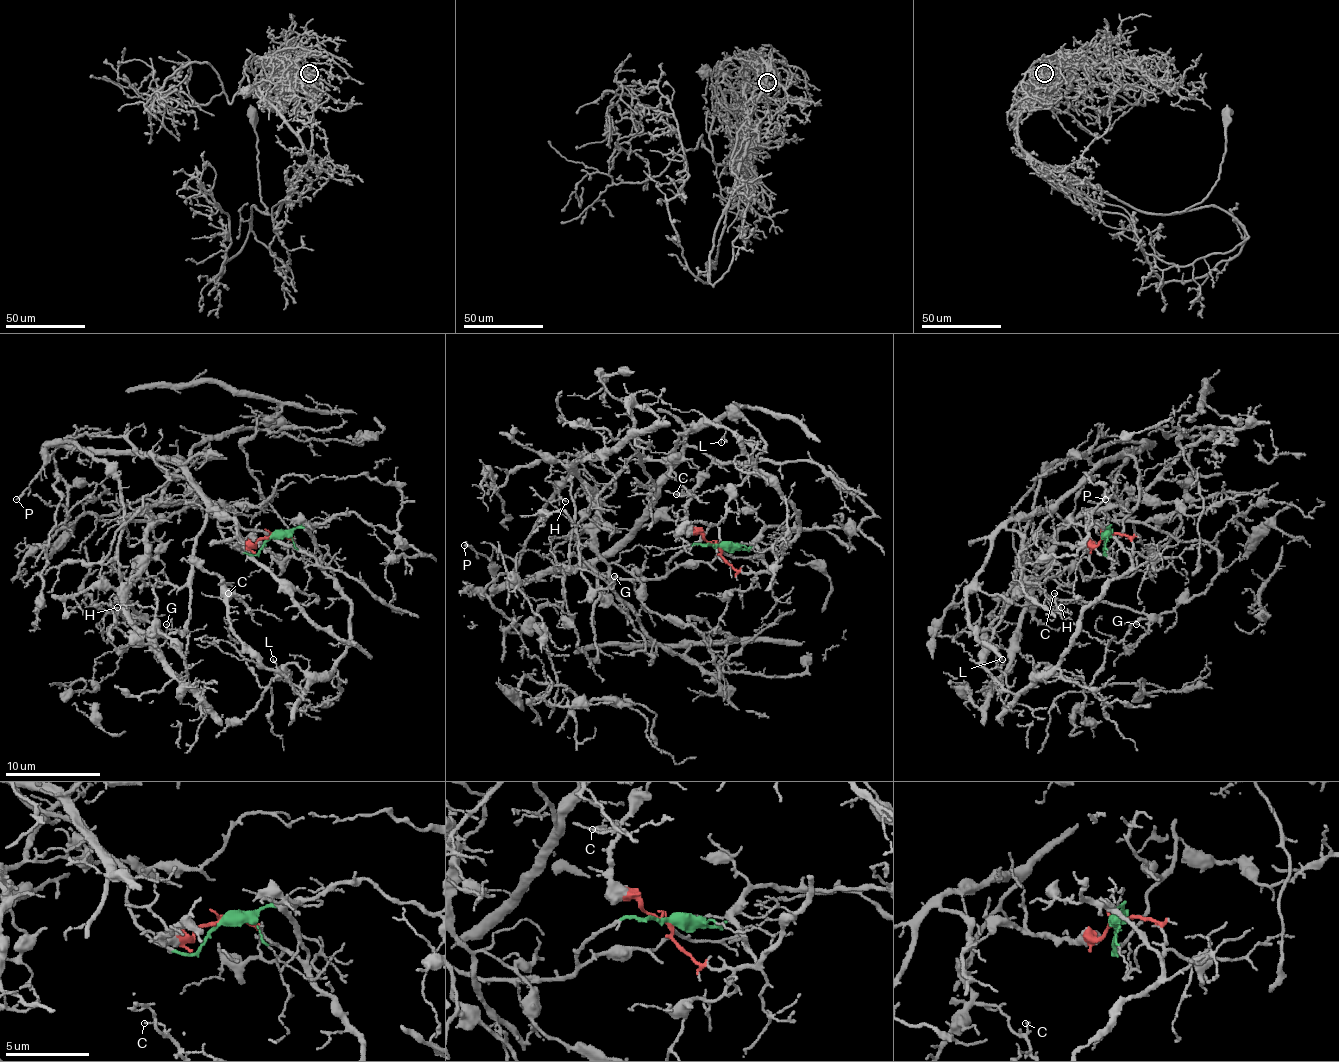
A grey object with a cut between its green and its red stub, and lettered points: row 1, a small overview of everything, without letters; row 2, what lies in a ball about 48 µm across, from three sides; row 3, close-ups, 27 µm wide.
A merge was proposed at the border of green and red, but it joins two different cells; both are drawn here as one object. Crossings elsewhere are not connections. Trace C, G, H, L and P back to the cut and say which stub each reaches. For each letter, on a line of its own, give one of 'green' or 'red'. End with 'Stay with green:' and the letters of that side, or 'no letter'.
C: red
G: green
H: green
L: red
P: green
Stay with green: G, H, P

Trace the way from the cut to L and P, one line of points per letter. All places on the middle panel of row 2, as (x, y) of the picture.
L: (720, 547), (734, 568), (765, 573), (799, 530), (794, 506), (756, 468), (753, 452), (730, 430), (720, 442)
P: (720, 547), (692, 544), (663, 575), (546, 568), (506, 585), (463, 544)

